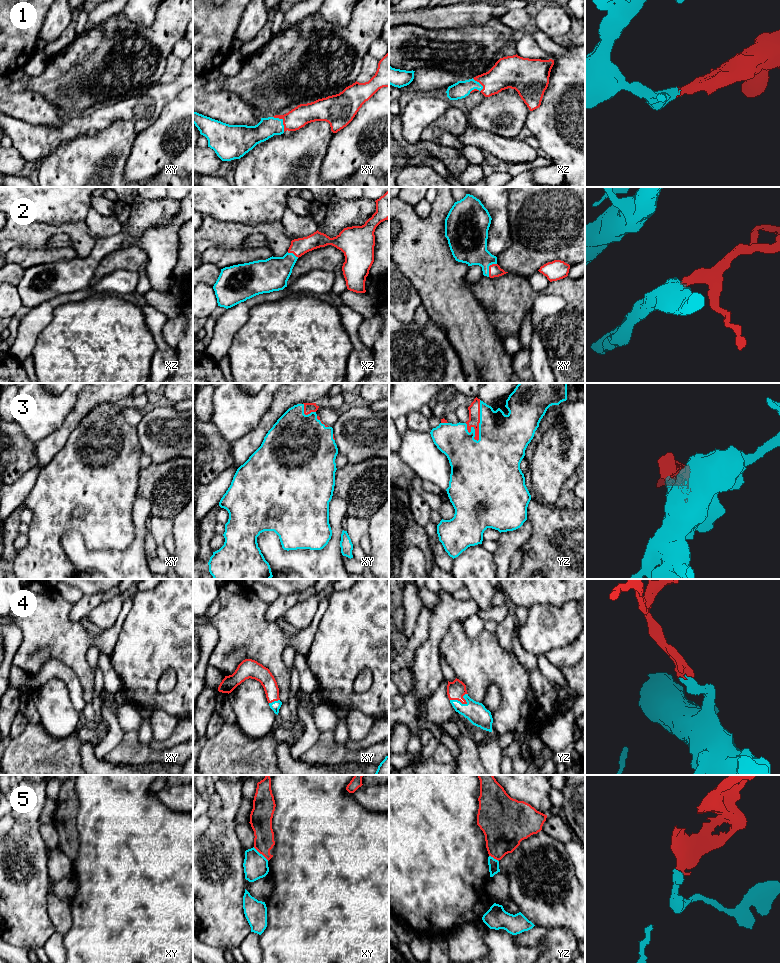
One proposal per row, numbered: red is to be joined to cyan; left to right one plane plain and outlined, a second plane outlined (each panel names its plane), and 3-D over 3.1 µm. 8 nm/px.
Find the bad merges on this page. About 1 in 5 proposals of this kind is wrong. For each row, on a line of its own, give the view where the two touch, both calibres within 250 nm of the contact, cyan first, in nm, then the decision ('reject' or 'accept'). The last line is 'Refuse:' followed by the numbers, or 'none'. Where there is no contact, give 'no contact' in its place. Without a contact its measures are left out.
1: contact in xz; calibres 140 and 220 nm; accept
2: contact in xy; calibres 300 and 100 nm; accept
3: contact in yz; calibres 400 and 100 nm; accept
4: contact in yz; calibres 170 and 150 nm; accept
5: contact in xy; calibres 190 and 170 nm; reject
Refuse: 5

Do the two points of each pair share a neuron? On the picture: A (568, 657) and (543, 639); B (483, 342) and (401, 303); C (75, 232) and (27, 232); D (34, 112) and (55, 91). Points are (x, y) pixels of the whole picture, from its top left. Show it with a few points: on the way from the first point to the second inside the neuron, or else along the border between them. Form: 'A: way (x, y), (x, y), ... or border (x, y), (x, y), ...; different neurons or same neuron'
A: border (574, 640), (565, 646), (551, 649), (544, 654); different neurons
B: border (411, 281), (421, 303); different neurons
C: way (63, 229), (49, 229), (39, 232); same neuron
D: border (27, 90), (39, 93), (52, 106); different neurons

